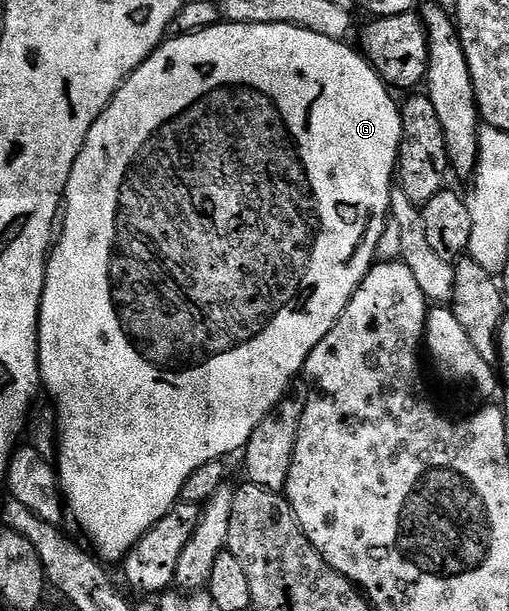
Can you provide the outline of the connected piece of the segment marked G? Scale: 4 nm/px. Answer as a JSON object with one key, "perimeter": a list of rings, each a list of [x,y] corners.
{"perimeter":[[[219,22],[219,23],[216,23],[216,24],[213,24],[213,25],[212,25],[212,26],[211,26],[211,27],[210,27],[210,28],[205,28],[205,29],[204,29],[204,30],[200,30],[200,31],[199,31],[199,32],[193,32],[193,33],[192,33],[192,34],[188,34],[188,35],[187,35],[187,36],[179,36],[179,35],[175,35],[175,36],[174,36],[174,37],[173,37],[173,38],[167,38],[167,39],[165,39],[165,40],[163,40],[163,41],[162,41],[162,44],[161,44],[161,45],[160,45],[160,47],[158,47],[158,49],[157,49],[157,50],[156,50],[156,51],[154,51],[154,53],[153,53],[153,54],[151,54],[151,56],[149,56],[149,58],[147,58],[147,60],[145,60],[145,61],[144,61],[144,63],[143,63],[143,64],[142,64],[142,65],[141,65],[141,66],[140,66],[140,67],[138,67],[138,69],[137,69],[137,70],[135,70],[135,71],[134,71],[134,72],[133,72],[133,74],[132,74],[132,75],[131,75],[131,76],[129,76],[129,77],[128,77],[128,79],[127,79],[127,80],[125,80],[125,81],[124,81],[124,83],[122,83],[122,85],[121,85],[121,86],[120,86],[120,90],[119,90],[119,91],[118,91],[118,93],[117,93],[117,94],[116,94],[116,95],[115,95],[115,96],[114,96],[114,97],[113,97],[113,98],[112,98],[112,102],[111,102],[111,103],[110,103],[110,104],[109,104],[109,106],[108,106],[108,107],[107,107],[107,108],[106,108],[106,109],[105,109],[105,110],[103,110],[103,111],[102,111],[102,113],[101,113],[101,114],[100,114],[100,118],[99,118],[99,119],[98,119],[98,120],[97,120],[97,121],[96,121],[96,123],[94,123],[94,125],[93,125],[93,126],[92,126],[92,130],[88,130],[88,138],[87,138],[87,139],[86,139],[86,141],[85,141],[85,142],[84,142],[84,146],[83,146],[83,147],[82,147],[82,149],[81,149],[81,150],[80,150],[80,154],[79,154],[79,155],[78,155],[78,157],[77,157],[77,158],[76,158],[76,162],[75,162],[75,163],[74,163],[74,165],[73,165],[73,166],[72,166],[72,174],[71,174],[71,175],[70,175],[70,177],[69,177],[69,178],[68,178],[68,186],[67,186],[67,187],[66,187],[66,195],[65,195],[65,197],[64,197],[64,207],[65,207],[65,210],[66,210],[66,217],[65,217],[65,218],[64,218],[64,226],[63,226],[63,227],[62,227],[62,233],[61,233],[61,234],[60,234],[60,235],[58,235],[58,237],[56,237],[56,243],[55,243],[55,244],[54,244],[54,245],[53,245],[53,248],[52,248],[52,251],[51,251],[51,253],[50,253],[50,255],[49,255],[49,257],[48,257],[48,259],[47,259],[47,261],[46,261],[46,285],[45,285],[45,286],[44,286],[44,290],[43,290],[43,291],[42,291],[42,309],[41,309],[41,310],[39,310],[39,312],[38,312],[38,370],[39,370],[39,373],[40,373],[40,380],[41,380],[41,383],[42,383],[42,384],[43,384],[43,385],[44,385],[44,388],[45,388],[45,391],[46,391],[46,388],[47,388],[47,390],[48,390],[48,391],[50,391],[50,396],[51,396],[51,398],[52,398],[52,399],[54,399],[54,401],[52,401],[52,404],[53,404],[53,407],[54,407],[54,408],[55,408],[55,409],[56,409],[56,423],[57,423],[57,425],[58,425],[58,455],[57,455],[57,457],[56,457],[56,471],[57,471],[57,474],[58,474],[58,479],[59,479],[59,481],[60,481],[60,487],[61,487],[61,489],[62,489],[62,494],[63,494],[63,497],[64,497],[64,504],[65,504],[65,507],[66,507],[66,508],[67,508],[67,509],[68,509],[68,512],[69,512],[69,515],[70,515],[70,512],[71,512],[71,514],[72,514],[72,515],[74,515],[74,520],[75,520],[75,522],[76,522],[76,523],[78,523],[78,524],[79,524],[79,526],[80,526],[80,527],[82,527],[82,528],[83,528],[83,530],[84,530],[84,531],[86,531],[86,536],[87,536],[87,538],[88,538],[88,539],[90,539],[90,540],[91,540],[91,542],[92,542],[92,543],[94,543],[94,548],[95,548],[95,549],[94,549],[94,548],[93,548],[93,551],[94,551],[94,552],[95,552],[95,553],[97,553],[97,555],[98,555],[98,556],[99,556],[99,557],[101,557],[101,559],[102,559],[102,560],[103,560],[103,561],[106,561],[106,562],[109,562],[109,561],[108,561],[108,560],[118,560],[118,562],[122,562],[122,561],[125,561],[125,558],[126,558],[126,556],[127,556],[127,554],[128,554],[128,553],[129,553],[129,552],[131,552],[131,550],[133,550],[133,549],[134,549],[134,547],[135,547],[135,546],[136,546],[136,542],[140,542],[140,538],[144,538],[144,534],[148,534],[148,530],[149,530],[149,529],[150,529],[150,528],[151,528],[151,527],[152,527],[152,526],[156,526],[156,522],[160,522],[160,518],[164,518],[164,514],[168,514],[168,513],[169,513],[169,512],[170,512],[170,511],[171,511],[171,510],[172,510],[172,509],[174,509],[174,506],[175,506],[175,504],[177,504],[177,503],[179,503],[179,500],[180,500],[180,497],[181,497],[181,494],[182,494],[182,491],[183,491],[183,490],[184,490],[184,482],[188,482],[188,474],[192,474],[192,470],[196,470],[196,466],[204,466],[204,462],[212,462],[212,461],[213,461],[213,460],[221,460],[221,459],[223,459],[223,458],[230,458],[230,455],[232,455],[232,454],[233,454],[233,452],[238,452],[238,453],[241,453],[241,452],[242,452],[242,451],[243,451],[243,449],[245,449],[245,447],[246,447],[246,444],[247,444],[247,442],[248,442],[248,441],[249,441],[249,440],[250,440],[250,439],[251,439],[251,438],[252,438],[252,430],[256,430],[256,426],[260,426],[260,422],[264,422],[264,418],[265,418],[265,417],[266,417],[266,416],[267,416],[267,415],[268,415],[268,414],[269,414],[269,412],[270,412],[270,411],[272,411],[272,409],[273,409],[273,408],[274,408],[274,407],[275,407],[275,406],[277,406],[277,405],[278,405],[278,403],[279,403],[279,402],[281,402],[281,400],[283,400],[283,398],[284,398],[284,397],[285,397],[285,396],[286,396],[286,395],[287,395],[287,393],[289,393],[289,392],[286,392],[286,391],[288,391],[288,390],[289,390],[289,388],[290,388],[290,383],[292,383],[292,382],[293,382],[293,380],[294,380],[294,375],[296,375],[296,374],[297,374],[297,372],[299,372],[299,373],[301,373],[301,372],[302,372],[302,371],[303,371],[303,369],[305,369],[305,366],[306,366],[306,359],[307,359],[307,358],[309,358],[309,356],[310,356],[310,355],[311,355],[311,354],[312,354],[312,350],[313,350],[313,349],[314,349],[314,347],[316,347],[316,346],[317,346],[317,345],[318,345],[318,343],[320,343],[320,342],[321,342],[321,341],[322,341],[322,339],[323,339],[323,338],[324,338],[324,334],[328,334],[328,330],[332,330],[332,326],[333,326],[333,325],[334,325],[334,324],[335,324],[335,322],[337,322],[337,320],[338,320],[338,319],[339,319],[339,318],[340,318],[340,314],[341,314],[341,313],[342,313],[342,311],[344,311],[344,309],[346,309],[346,307],[347,307],[347,306],[348,306],[348,302],[349,302],[349,301],[350,301],[350,299],[351,299],[351,298],[352,298],[352,294],[353,294],[353,293],[354,293],[354,291],[356,291],[356,289],[357,289],[357,288],[358,288],[358,287],[359,287],[359,286],[360,286],[360,282],[361,282],[361,281],[362,281],[362,280],[363,280],[363,278],[364,278],[364,277],[366,277],[366,275],[368,275],[368,274],[369,274],[369,273],[370,273],[370,270],[371,270],[371,268],[373,268],[373,267],[374,267],[374,265],[375,265],[375,263],[376,263],[376,257],[377,257],[377,254],[378,254],[378,247],[379,247],[379,246],[380,246],[380,234],[384,234],[384,226],[385,226],[385,225],[386,225],[386,222],[387,222],[387,220],[389,220],[389,219],[391,219],[391,214],[390,214],[390,195],[392,195],[392,193],[394,193],[394,190],[395,190],[395,187],[396,187],[396,173],[397,173],[397,170],[398,170],[398,151],[399,151],[399,150],[400,150],[400,146],[401,146],[401,145],[402,145],[402,134],[403,134],[403,131],[404,131],[404,125],[402,125],[402,112],[401,112],[401,110],[400,110],[400,109],[398,109],[398,104],[397,104],[397,102],[396,102],[396,101],[394,101],[394,96],[395,96],[395,93],[394,93],[394,92],[393,92],[393,91],[391,91],[391,89],[390,89],[390,88],[389,88],[389,87],[388,87],[388,85],[386,85],[386,83],[385,83],[385,82],[383,82],[383,81],[382,81],[382,80],[381,80],[381,78],[379,78],[379,77],[378,77],[378,72],[377,72],[377,70],[376,70],[376,69],[375,69],[375,68],[374,68],[374,67],[373,67],[373,66],[371,66],[371,64],[369,64],[369,63],[368,63],[368,61],[367,61],[367,60],[366,60],[366,57],[365,57],[365,56],[363,56],[363,55],[362,55],[362,53],[361,53],[361,51],[358,51],[358,50],[355,50],[355,49],[354,49],[354,52],[353,52],[353,50],[352,50],[352,49],[350,49],[350,48],[349,48],[349,47],[350,47],[350,46],[351,46],[351,45],[350,45],[350,44],[349,44],[349,43],[346,43],[346,42],[343,42],[343,41],[340,41],[340,40],[333,40],[333,39],[332,39],[332,38],[324,38],[324,34],[312,34],[312,30],[304,30],[304,29],[303,29],[303,28],[297,28],[297,27],[296,27],[296,26],[292,26],[292,25],[291,25],[291,24],[232,24],[232,23],[229,23],[229,22]]]}

